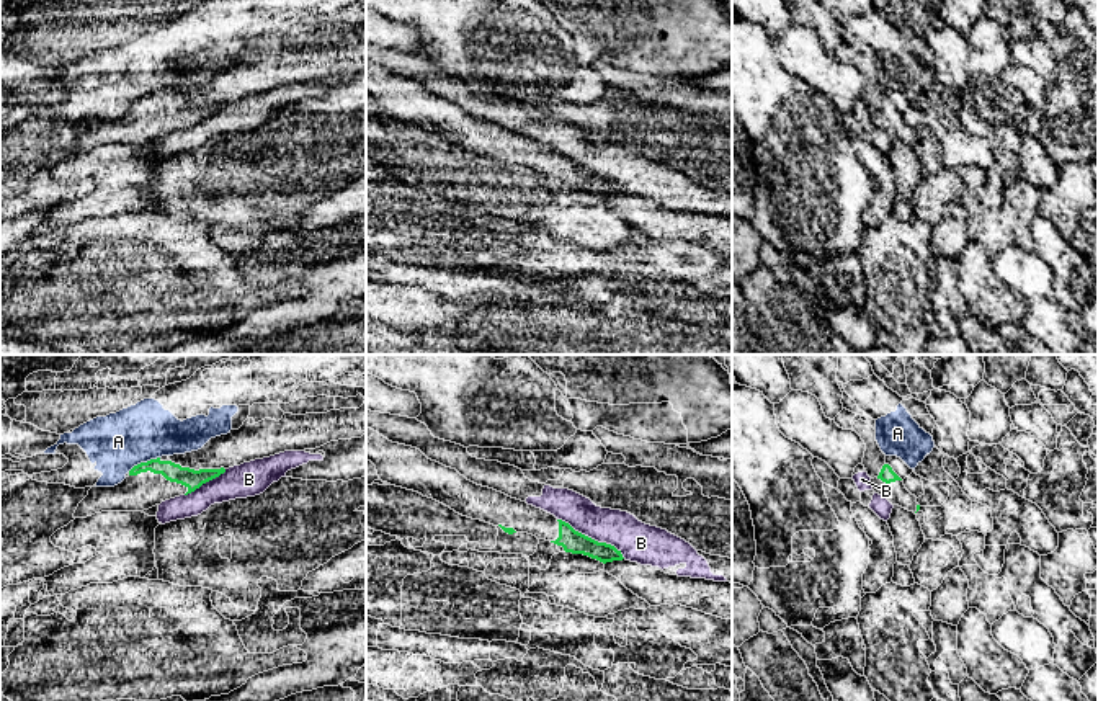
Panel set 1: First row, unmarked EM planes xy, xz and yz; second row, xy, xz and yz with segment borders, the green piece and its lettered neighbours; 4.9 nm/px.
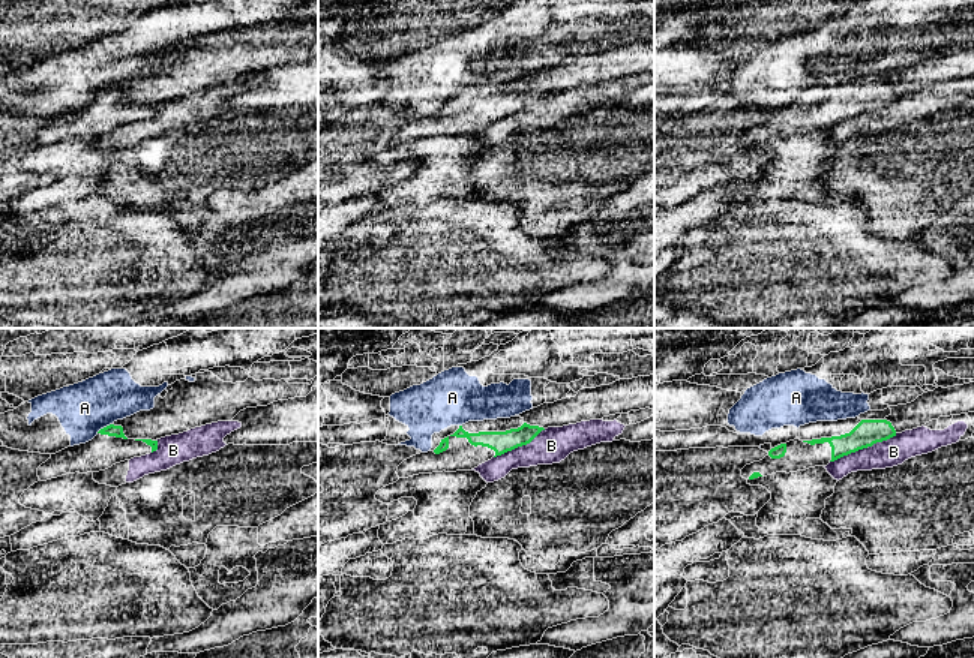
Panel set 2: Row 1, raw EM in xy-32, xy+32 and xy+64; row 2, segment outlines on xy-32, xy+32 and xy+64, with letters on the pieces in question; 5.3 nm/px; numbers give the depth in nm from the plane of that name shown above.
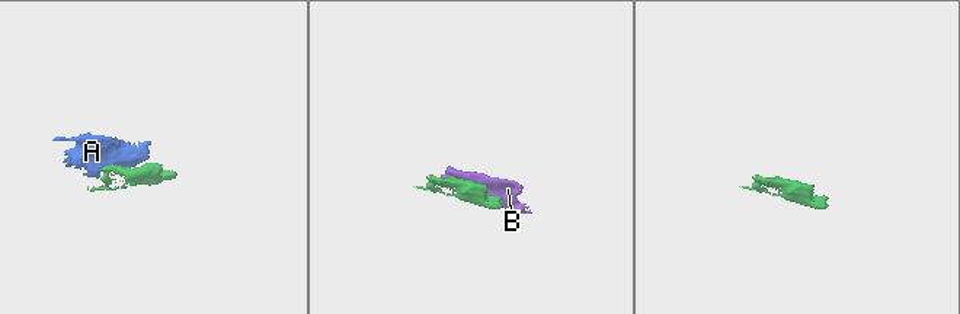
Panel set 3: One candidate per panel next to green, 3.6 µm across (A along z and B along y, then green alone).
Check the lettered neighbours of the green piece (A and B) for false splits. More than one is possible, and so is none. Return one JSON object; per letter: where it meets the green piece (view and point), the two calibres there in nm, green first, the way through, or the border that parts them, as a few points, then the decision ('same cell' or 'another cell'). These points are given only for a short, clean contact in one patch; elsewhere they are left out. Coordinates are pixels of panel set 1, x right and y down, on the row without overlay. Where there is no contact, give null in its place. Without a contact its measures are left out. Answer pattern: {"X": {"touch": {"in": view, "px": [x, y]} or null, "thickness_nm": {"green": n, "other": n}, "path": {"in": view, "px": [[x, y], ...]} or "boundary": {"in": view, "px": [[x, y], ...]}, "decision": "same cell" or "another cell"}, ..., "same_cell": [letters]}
{"A": {"touch": {"in": "xy", "px": [142, 97]}, "thickness_nm": {"green": 90, "other": 280}, "boundary": {"in": "xy", "px": [[159, 90], [141, 95], [128, 105]]}, "decision": "another cell"}, "B": {"touch": {"in": "xz", "px": [590, 172]}, "thickness_nm": {"green": 110, "other": 200}, "decision": "another cell"}, "same_cell": []}

